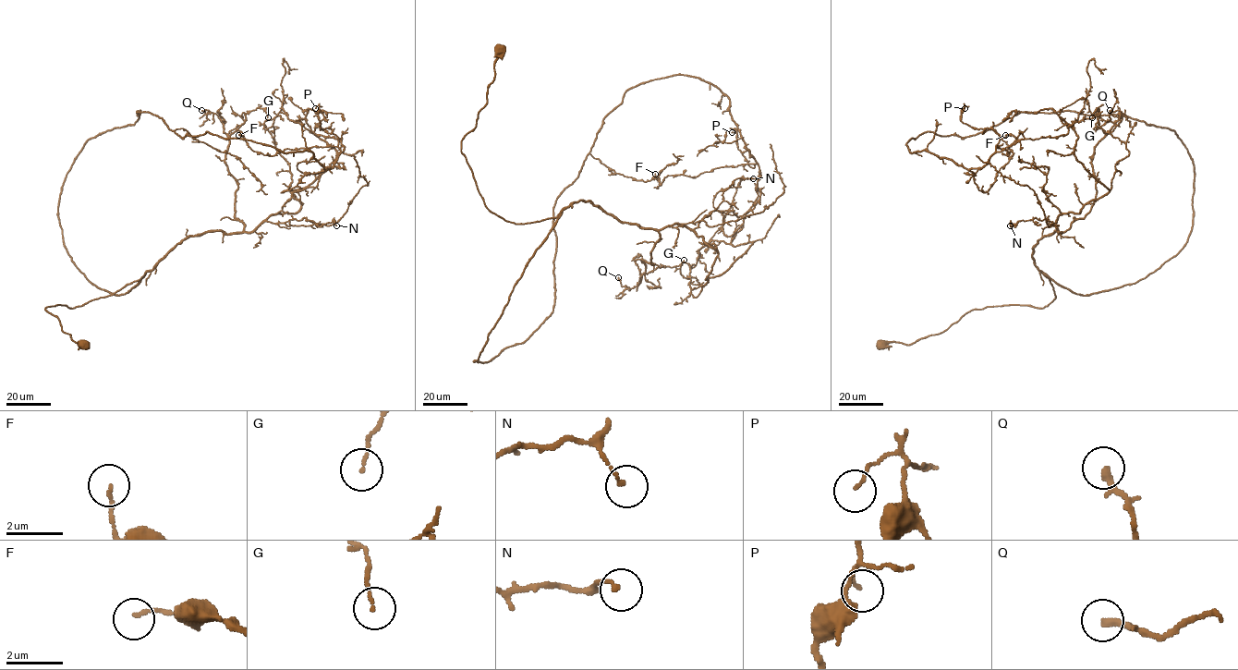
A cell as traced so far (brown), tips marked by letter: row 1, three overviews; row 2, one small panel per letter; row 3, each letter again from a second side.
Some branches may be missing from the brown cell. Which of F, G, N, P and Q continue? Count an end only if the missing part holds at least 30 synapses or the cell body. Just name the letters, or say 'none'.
none

